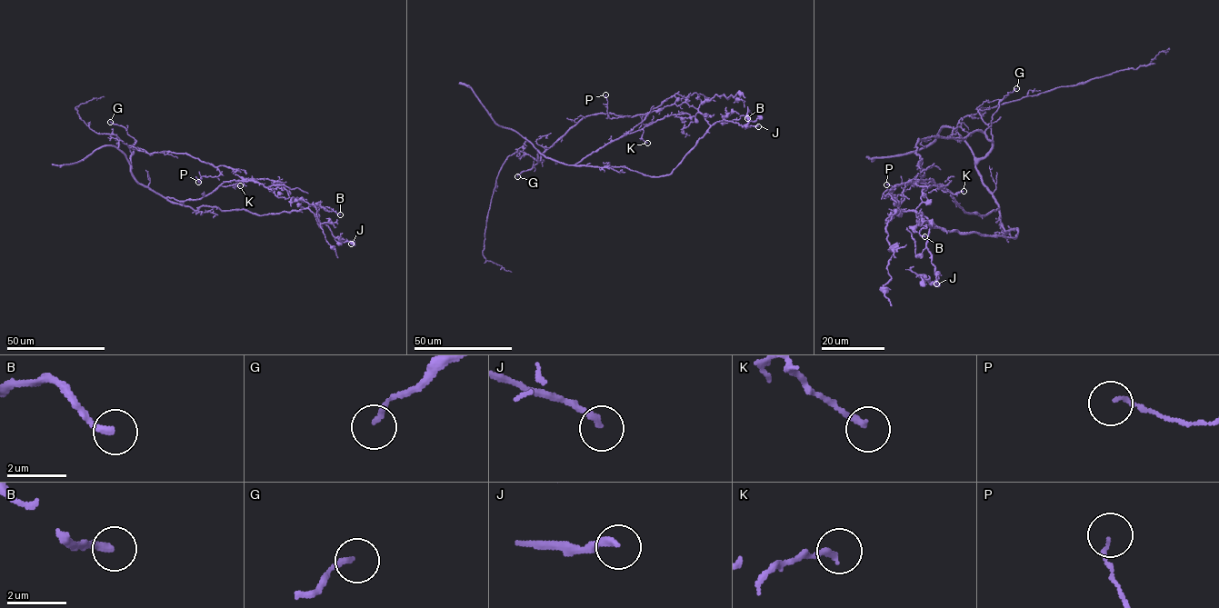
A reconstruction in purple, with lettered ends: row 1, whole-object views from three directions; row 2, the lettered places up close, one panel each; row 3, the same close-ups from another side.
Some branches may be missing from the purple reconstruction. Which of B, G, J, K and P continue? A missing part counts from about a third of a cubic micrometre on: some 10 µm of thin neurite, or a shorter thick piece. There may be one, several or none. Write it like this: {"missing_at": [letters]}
{"missing_at": ["B", "J"]}

